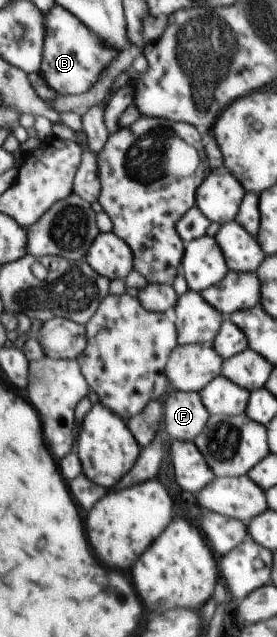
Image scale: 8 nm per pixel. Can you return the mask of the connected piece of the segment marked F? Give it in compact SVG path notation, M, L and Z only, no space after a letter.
M174 389L164 399L161 429L174 440L192 442L204 429L208 416L199 392L181 392Z

